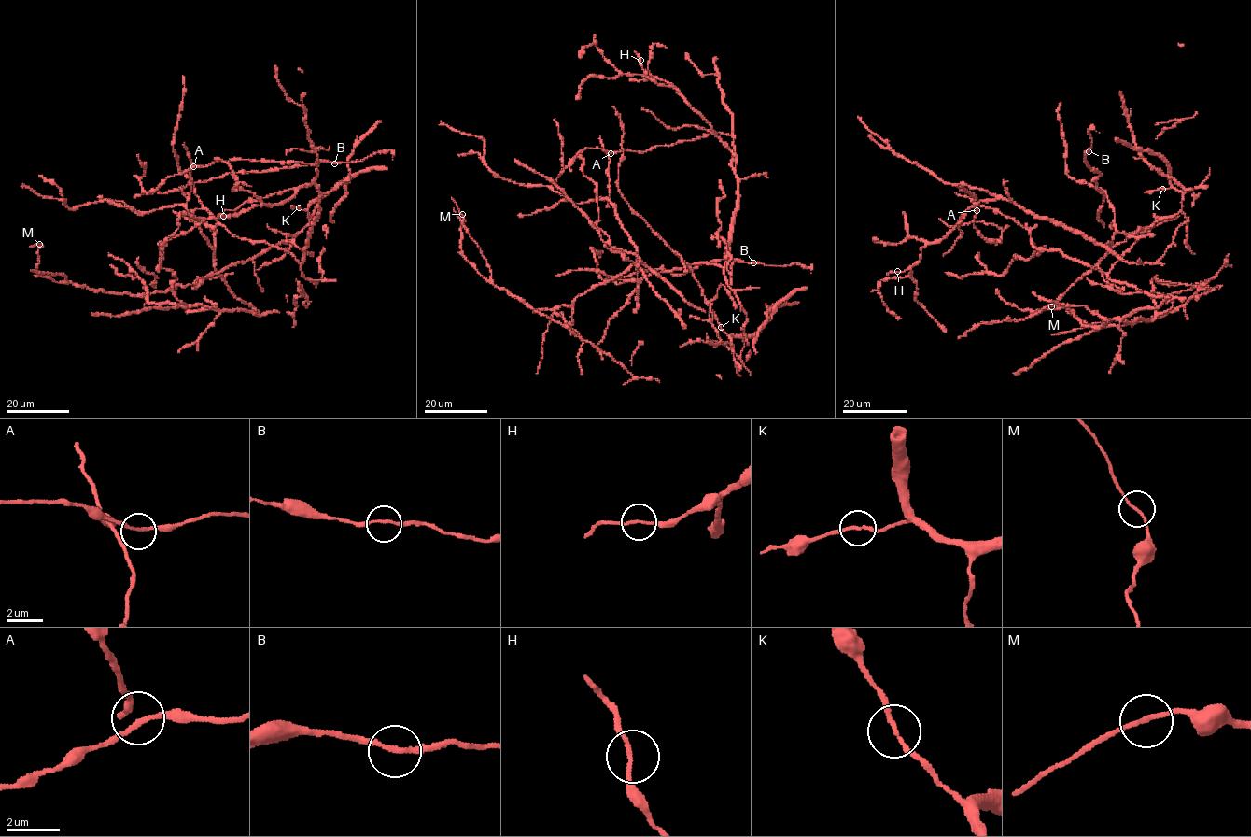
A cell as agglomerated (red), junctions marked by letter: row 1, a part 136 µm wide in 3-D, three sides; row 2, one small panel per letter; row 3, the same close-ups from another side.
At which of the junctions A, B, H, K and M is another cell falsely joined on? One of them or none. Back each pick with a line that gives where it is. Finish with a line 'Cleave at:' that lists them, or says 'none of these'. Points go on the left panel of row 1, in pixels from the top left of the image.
Cleave at: none of these

